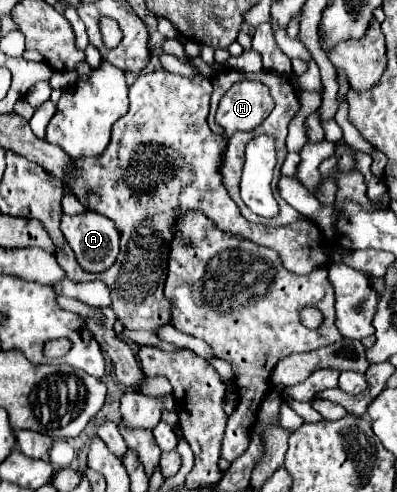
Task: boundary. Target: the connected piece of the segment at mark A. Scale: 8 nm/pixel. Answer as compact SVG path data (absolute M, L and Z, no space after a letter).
M82 212L64 216L60 230L84 270L102 272L114 264L118 256L118 230L102 214Z

